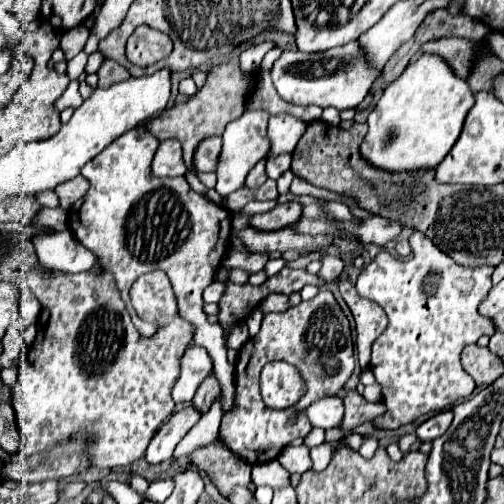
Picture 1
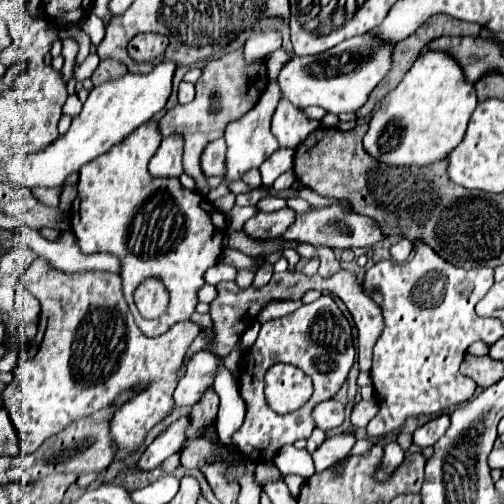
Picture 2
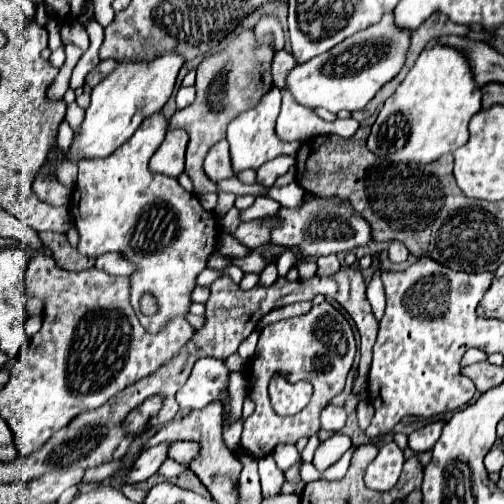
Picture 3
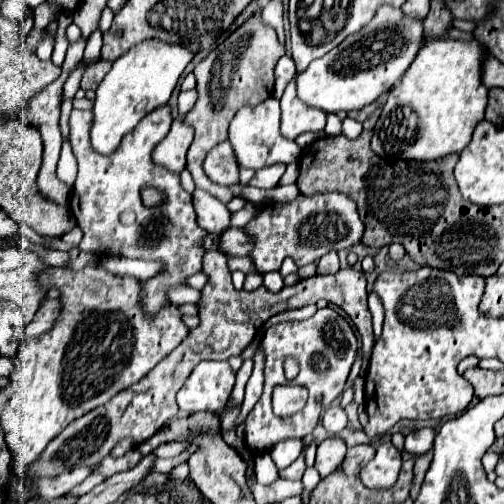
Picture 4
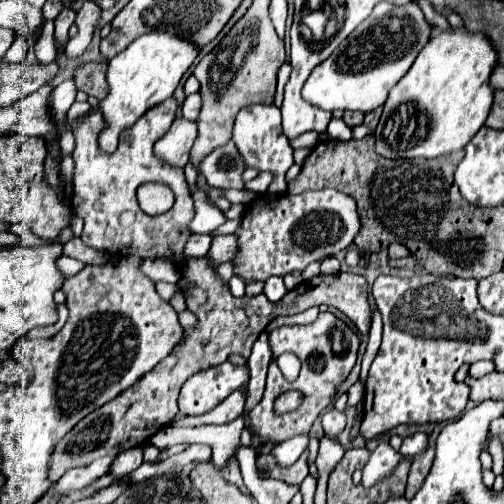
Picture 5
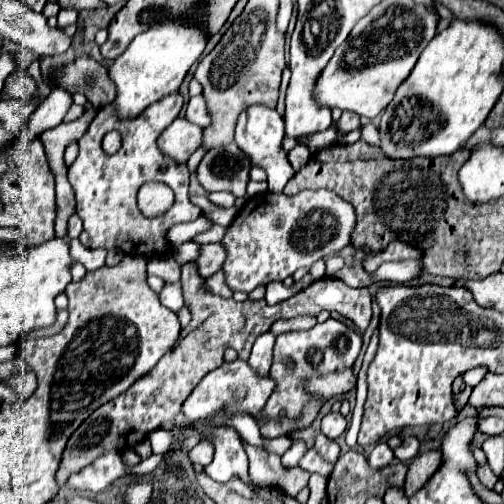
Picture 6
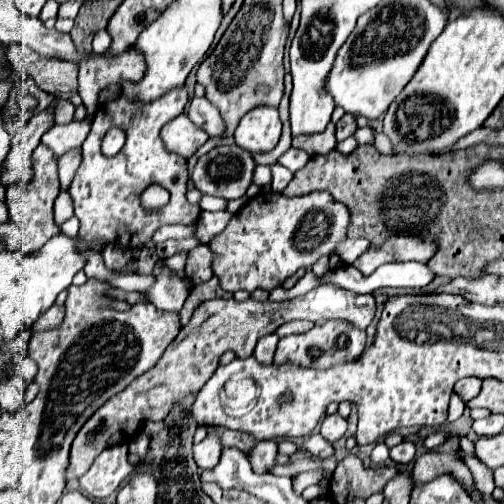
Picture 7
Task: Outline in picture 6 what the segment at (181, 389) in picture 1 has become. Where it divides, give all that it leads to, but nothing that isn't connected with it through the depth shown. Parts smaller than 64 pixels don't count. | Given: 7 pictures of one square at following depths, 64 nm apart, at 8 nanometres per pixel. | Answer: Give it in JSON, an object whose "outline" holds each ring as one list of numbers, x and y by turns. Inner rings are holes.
{"outline":[[234,360,230,364,222,364,220,368,212,370,208,376,204,376,204,380,196,386,196,390,182,404,182,410,188,416,188,420,192,420,192,422,204,420,208,416,214,416,222,408,238,410,240,414,250,414,254,420,258,420,258,416,260,416,266,400,270,398,274,386,276,386,276,382,270,376,260,378,256,374,256,370,250,368,248,362]]}

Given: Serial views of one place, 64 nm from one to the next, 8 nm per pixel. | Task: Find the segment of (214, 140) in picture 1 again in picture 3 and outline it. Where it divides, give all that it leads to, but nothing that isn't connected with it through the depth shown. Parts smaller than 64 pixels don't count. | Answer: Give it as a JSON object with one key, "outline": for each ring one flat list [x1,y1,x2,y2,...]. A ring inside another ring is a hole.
{"outline":[[220,140,220,144,214,144,204,160,204,172,210,180,218,182,224,178,232,178,234,170,230,164,230,152,228,152,228,142]]}

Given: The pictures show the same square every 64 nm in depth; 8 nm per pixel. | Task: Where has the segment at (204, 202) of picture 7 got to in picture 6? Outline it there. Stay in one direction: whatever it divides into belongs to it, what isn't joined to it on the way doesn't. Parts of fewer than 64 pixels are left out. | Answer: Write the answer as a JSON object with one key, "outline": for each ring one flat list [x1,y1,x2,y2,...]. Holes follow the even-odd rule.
{"outline":[[214,192,214,194,208,194,208,200,214,204,214,206,220,206,220,208,230,208,234,206,234,196,230,192]]}

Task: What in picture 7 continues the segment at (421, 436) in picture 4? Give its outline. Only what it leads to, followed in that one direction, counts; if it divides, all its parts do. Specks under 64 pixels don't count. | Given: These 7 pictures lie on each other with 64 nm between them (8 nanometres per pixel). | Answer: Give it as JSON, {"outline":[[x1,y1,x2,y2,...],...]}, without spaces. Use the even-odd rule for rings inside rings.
{"outline":[[404,440,398,446,390,448,390,458,396,464,410,464,414,460,414,454,416,454,416,448,414,448,414,442,410,440]]}

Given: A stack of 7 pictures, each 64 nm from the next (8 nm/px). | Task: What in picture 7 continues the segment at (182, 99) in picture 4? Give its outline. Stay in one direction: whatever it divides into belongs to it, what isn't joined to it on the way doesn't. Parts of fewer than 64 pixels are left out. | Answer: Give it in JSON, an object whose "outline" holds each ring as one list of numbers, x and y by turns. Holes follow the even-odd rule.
{"outline":[[194,98,188,116,194,124,200,124,212,138,218,138,224,132,224,120,220,112,206,98]]}

